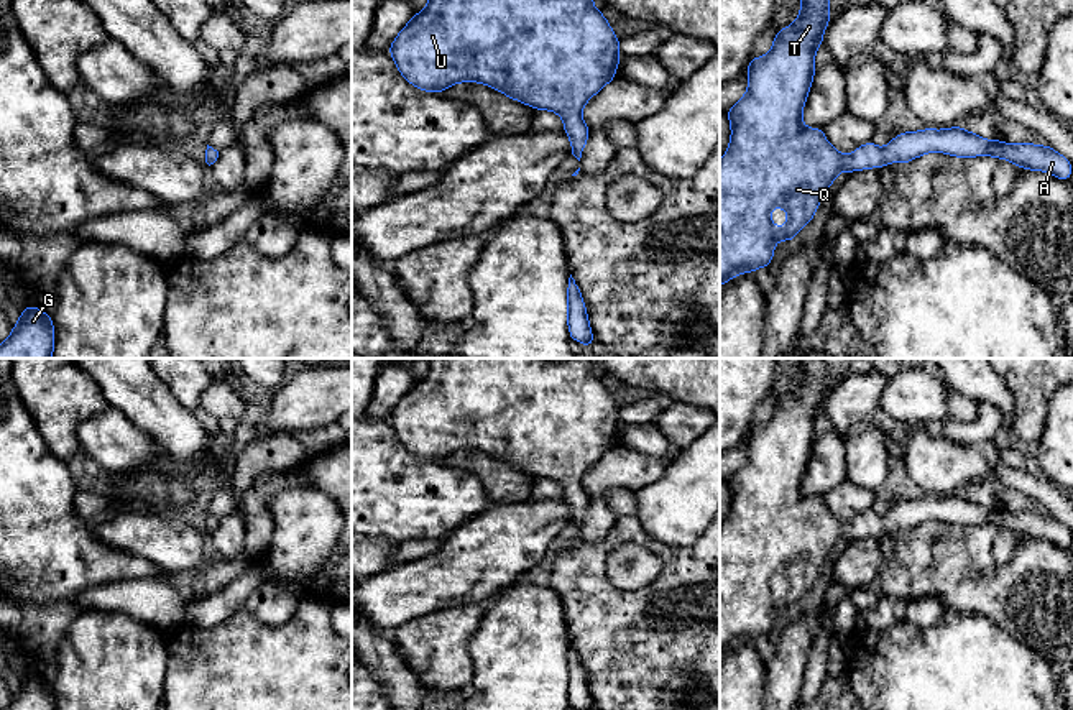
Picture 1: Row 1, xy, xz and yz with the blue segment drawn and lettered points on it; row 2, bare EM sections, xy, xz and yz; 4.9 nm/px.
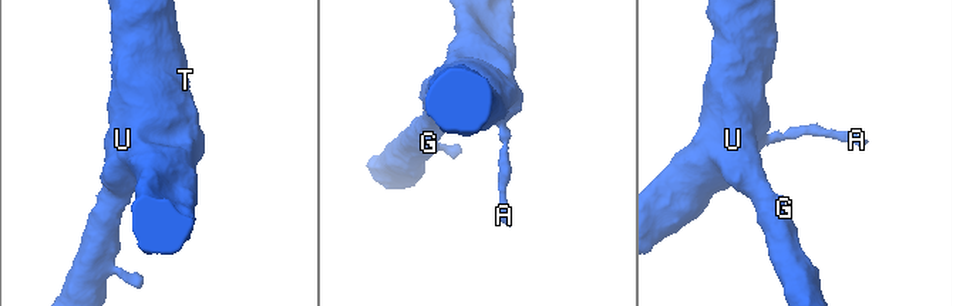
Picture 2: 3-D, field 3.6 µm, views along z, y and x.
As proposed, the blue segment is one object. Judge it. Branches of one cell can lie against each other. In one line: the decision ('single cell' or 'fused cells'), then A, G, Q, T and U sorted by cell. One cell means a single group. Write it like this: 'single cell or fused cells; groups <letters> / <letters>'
single cell; groups A G Q T U

